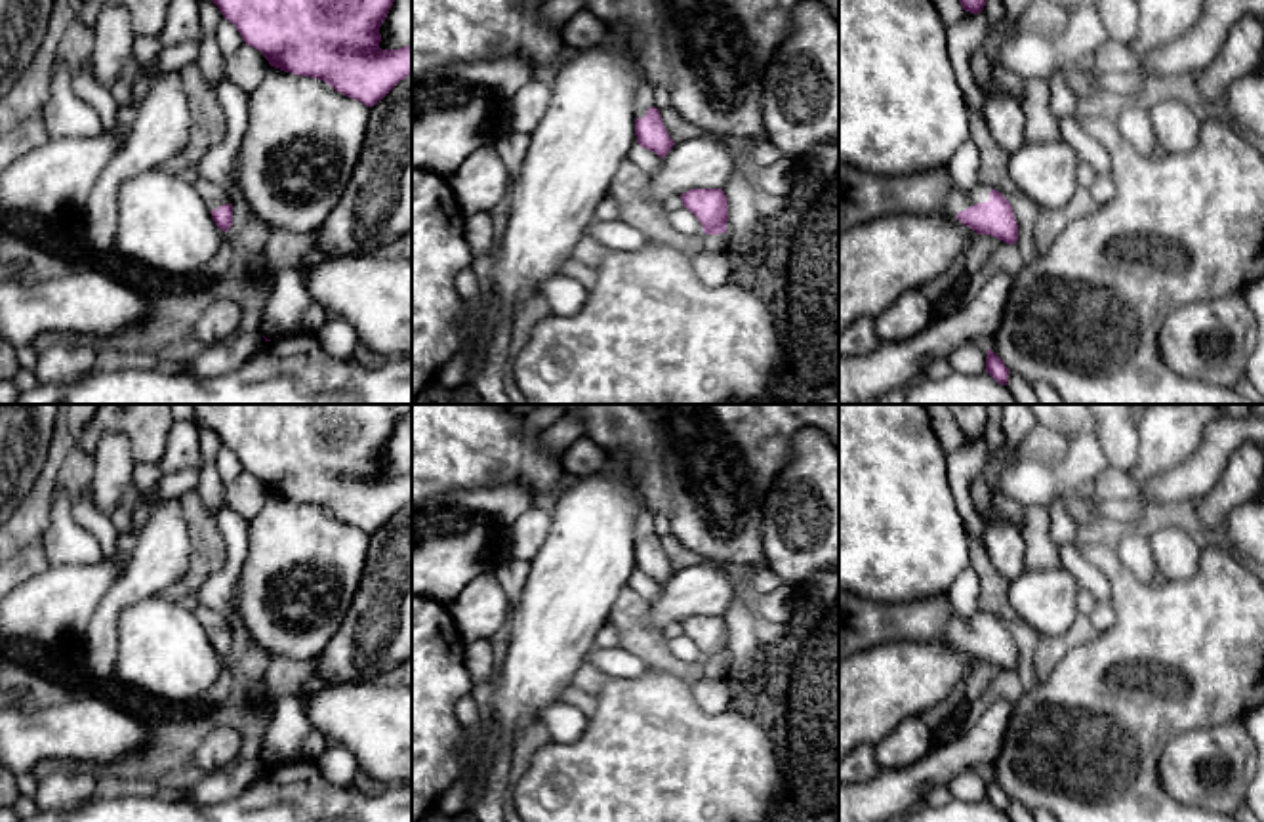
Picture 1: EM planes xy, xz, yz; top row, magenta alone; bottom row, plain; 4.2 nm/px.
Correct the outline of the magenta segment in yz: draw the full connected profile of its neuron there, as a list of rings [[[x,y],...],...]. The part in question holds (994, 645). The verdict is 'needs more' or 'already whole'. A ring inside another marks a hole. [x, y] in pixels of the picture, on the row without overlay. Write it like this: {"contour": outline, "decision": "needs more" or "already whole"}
{"contour": [[[953,610],[946,624],[946,639],[978,662],[989,662],[1007,671],[1018,668],[1018,650],[1010,629],[999,618],[982,610],[976,610],[970,618]]], "decision": "needs more"}

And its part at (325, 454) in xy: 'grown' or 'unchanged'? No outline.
unchanged

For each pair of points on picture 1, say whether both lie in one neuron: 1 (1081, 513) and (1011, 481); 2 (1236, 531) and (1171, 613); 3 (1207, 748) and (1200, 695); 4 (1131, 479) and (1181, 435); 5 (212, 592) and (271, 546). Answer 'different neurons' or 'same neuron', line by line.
1: different neurons
2: different neurons
3: different neurons
4: same neuron
5: different neurons

